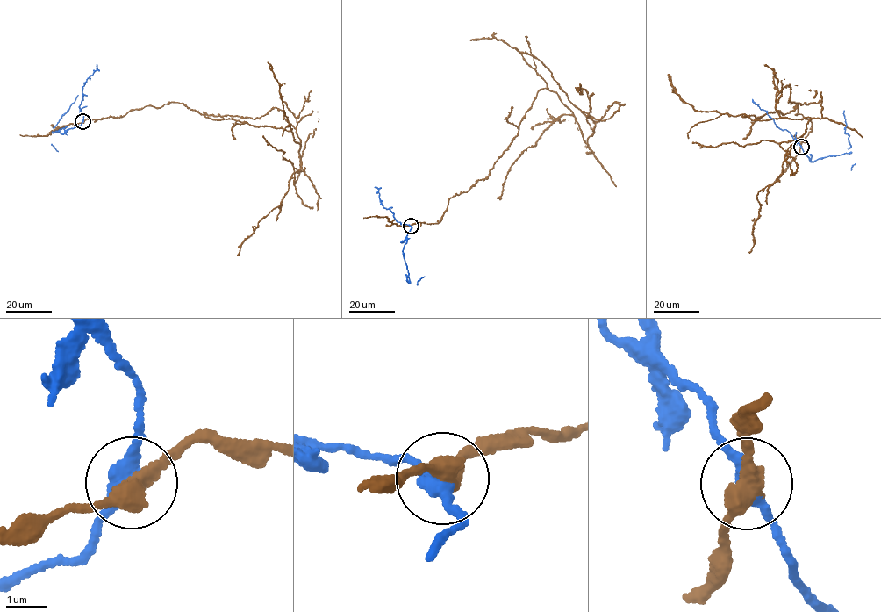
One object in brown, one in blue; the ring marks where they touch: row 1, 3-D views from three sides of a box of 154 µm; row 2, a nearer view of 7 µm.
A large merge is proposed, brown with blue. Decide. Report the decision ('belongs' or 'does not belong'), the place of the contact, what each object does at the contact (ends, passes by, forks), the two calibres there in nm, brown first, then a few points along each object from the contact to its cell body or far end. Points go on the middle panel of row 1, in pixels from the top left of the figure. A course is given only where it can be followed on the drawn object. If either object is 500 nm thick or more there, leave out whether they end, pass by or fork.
does not belong; place (411, 226); brown passes by; blue passes by; calibres 440 and 320 nm; course brown (411, 226), (438, 224), (448, 199), (488, 176), (541, 89), (569, 107), (586, 143), (594, 133), (579, 84); course blue (411, 226), (403, 250), (409, 283), (405, 275)

